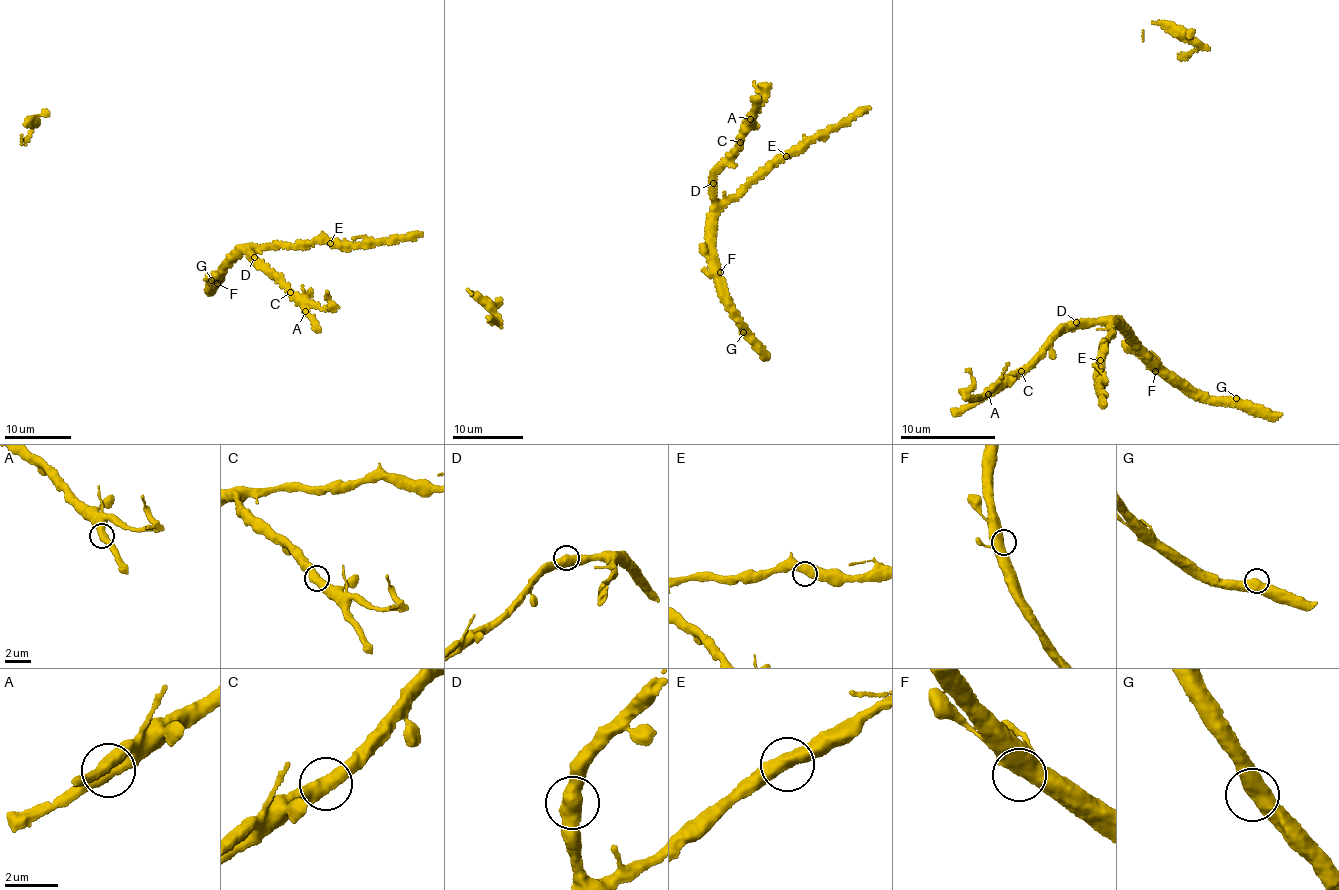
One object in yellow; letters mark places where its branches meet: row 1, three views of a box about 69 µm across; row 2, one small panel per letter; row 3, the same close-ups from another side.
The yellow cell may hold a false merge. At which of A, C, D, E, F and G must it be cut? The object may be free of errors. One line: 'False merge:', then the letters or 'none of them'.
False merge: none of them

